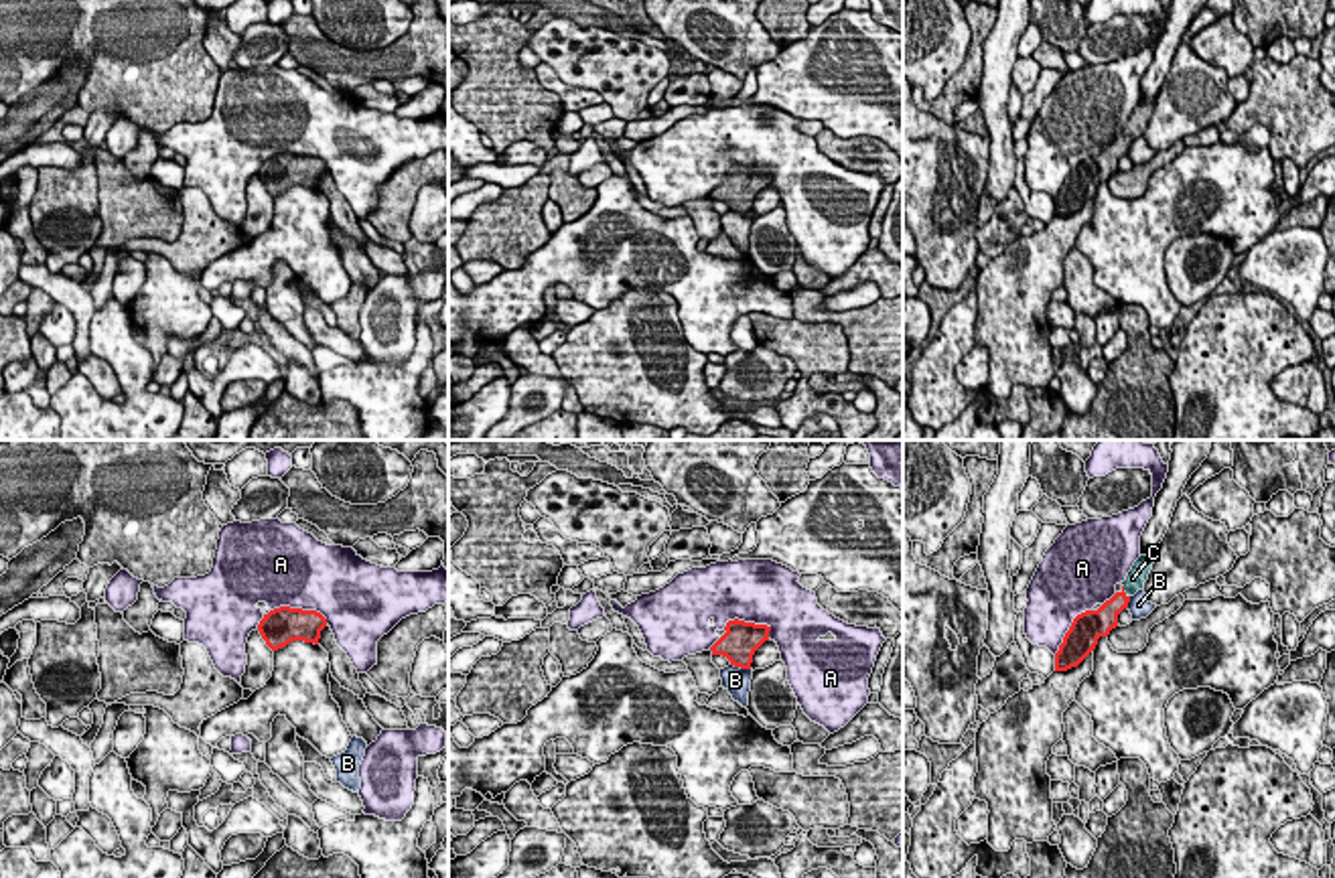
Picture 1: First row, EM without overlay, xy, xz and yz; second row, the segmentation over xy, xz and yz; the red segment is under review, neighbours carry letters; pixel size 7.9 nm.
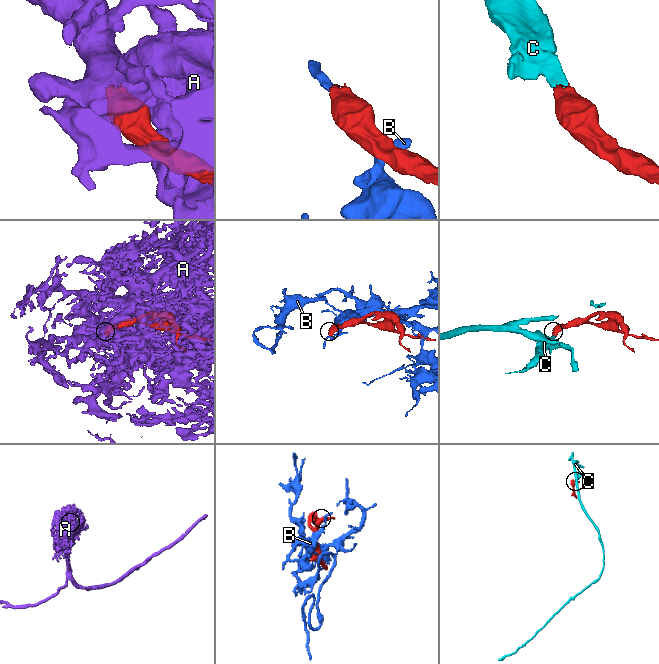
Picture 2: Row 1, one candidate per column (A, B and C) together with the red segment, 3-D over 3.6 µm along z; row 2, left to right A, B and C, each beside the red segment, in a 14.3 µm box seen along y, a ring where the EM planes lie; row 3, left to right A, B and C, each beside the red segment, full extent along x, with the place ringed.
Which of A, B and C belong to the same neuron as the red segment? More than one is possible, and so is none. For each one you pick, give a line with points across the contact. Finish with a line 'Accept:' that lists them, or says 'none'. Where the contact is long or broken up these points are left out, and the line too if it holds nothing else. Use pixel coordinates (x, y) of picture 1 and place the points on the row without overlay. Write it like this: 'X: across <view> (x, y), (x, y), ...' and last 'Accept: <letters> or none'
C: across yz (1106, 163), (1122, 136), (1139, 120)
Accept: C

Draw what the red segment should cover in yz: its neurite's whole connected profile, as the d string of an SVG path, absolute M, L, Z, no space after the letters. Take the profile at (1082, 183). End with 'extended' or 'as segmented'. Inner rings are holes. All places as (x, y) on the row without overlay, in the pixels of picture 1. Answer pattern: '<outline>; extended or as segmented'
M1154 99L1140 101L1126 126L1122 136L1106 146L1098 156L1085 156L1077 160L1055 199L1055 217L1067 217L1077 213L1098 191L1100 182L1108 182L1118 172L1118 160L1128 154L1130 144L1144 136L1144 128L1154 109Z; extended

